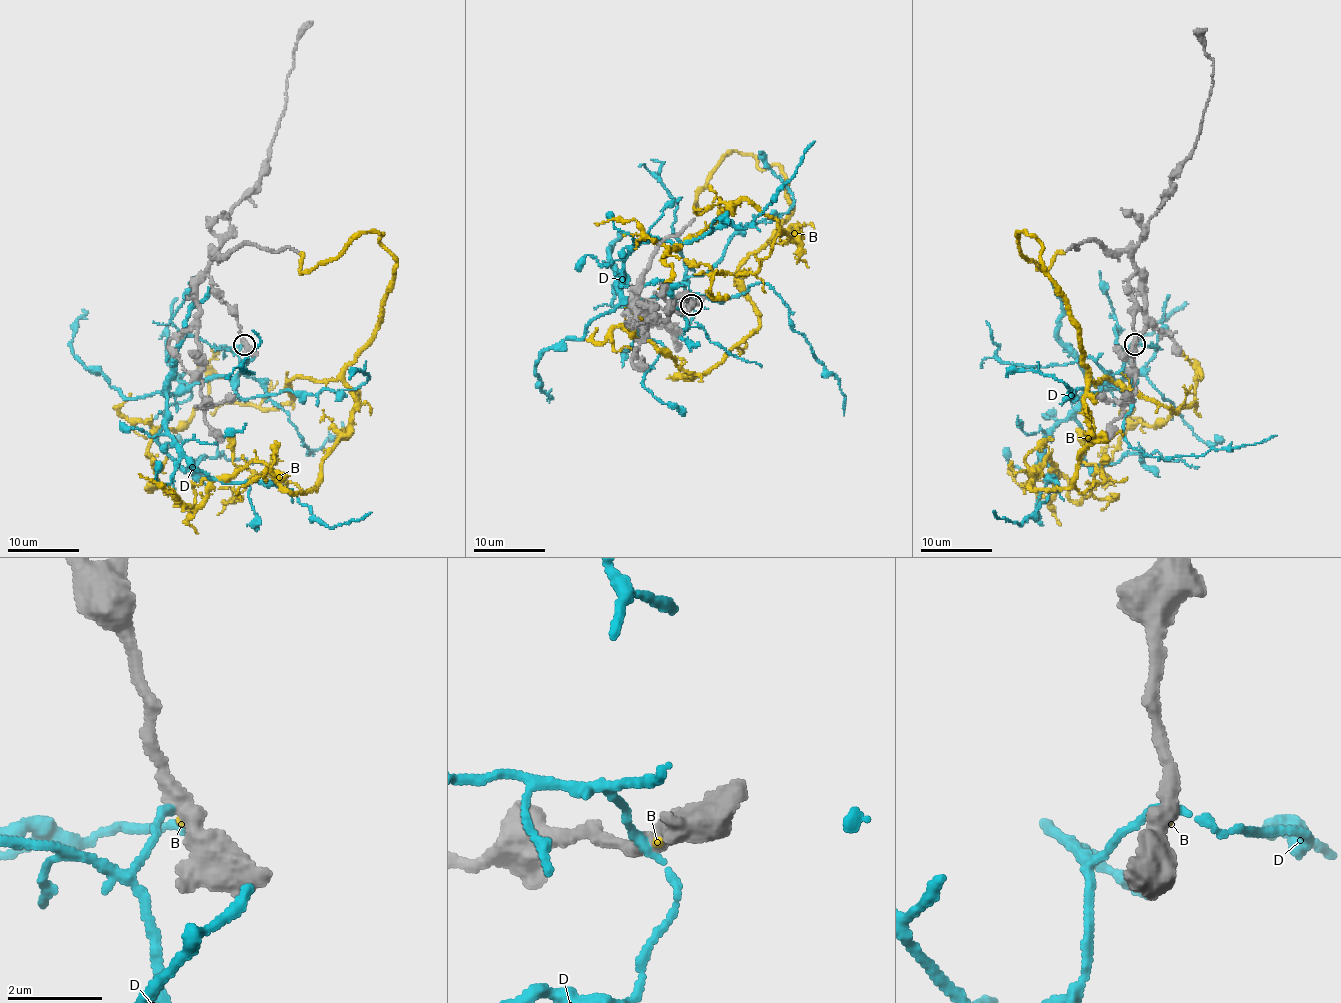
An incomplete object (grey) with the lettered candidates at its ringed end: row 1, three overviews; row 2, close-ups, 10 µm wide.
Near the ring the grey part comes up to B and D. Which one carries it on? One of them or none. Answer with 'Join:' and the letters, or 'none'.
Join: B

